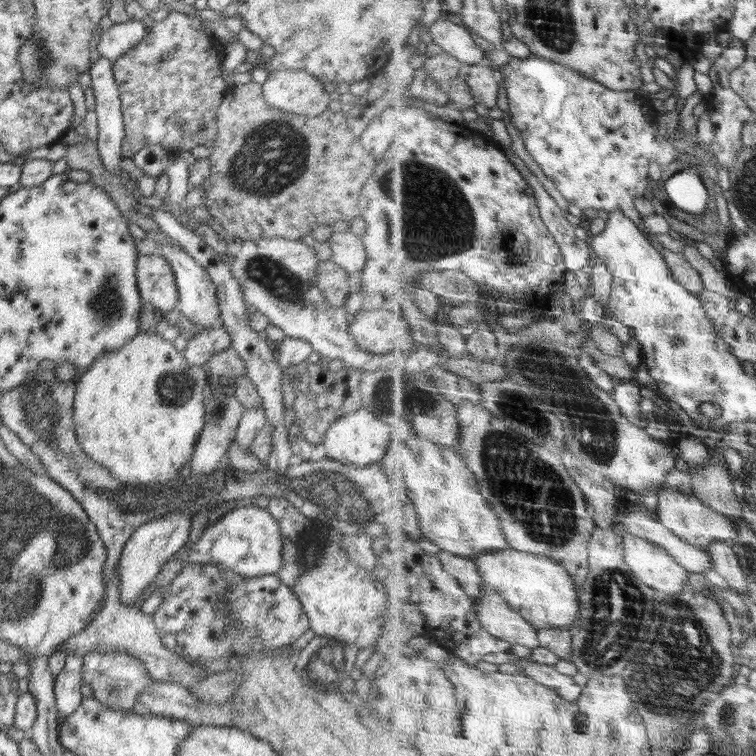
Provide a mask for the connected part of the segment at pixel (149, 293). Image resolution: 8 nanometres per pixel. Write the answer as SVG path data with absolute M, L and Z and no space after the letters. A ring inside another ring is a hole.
M138 255L136 282L143 303L148 302L160 315L176 309L178 287L171 264L162 255Z

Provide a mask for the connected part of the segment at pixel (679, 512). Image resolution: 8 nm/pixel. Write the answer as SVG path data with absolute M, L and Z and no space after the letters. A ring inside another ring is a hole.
M668 487L661 490L659 496L658 520L670 528L672 532L694 544L694 546L708 550L714 541L732 543L734 539L739 537L738 525L736 525L734 518L714 510L714 508L706 505L704 501L694 496L694 494L689 496L682 494L682 492L674 492Z

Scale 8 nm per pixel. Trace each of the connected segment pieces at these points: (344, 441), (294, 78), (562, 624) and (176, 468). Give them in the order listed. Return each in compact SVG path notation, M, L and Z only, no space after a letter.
M363 406L358 410L348 412L337 418L327 429L323 438L323 456L332 458L342 464L354 466L366 466L378 463L382 460L390 443L404 442L410 436L414 436L411 425L396 425L389 420L380 420L373 412Z
M300 70L269 71L268 79L261 86L261 90L265 101L270 106L292 112L298 116L309 116L310 118L318 116L329 110L330 104L333 103L329 88L308 72Z
M510 548L502 552L484 554L474 560L485 582L538 630L556 628L575 634L584 626L580 614L582 612L580 590L570 576L569 570L554 558Z
M141 331L121 349L98 355L75 383L73 421L82 450L102 465L118 482L136 486L160 486L188 467L190 455L201 435L203 400L210 381L204 367L189 365L182 352L161 334Z

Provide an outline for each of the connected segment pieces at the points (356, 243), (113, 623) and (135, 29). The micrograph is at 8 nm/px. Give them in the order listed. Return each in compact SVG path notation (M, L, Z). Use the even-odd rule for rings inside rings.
M331 232L328 239L332 249L331 261L345 268L348 273L361 274L367 254L359 235L354 232Z
M116 564L114 568L115 575L107 584L105 603L99 614L81 632L61 644L55 652L61 650L66 652L67 655L77 654L83 658L92 653L127 652L143 662L145 671L154 680L180 683L187 688L187 686L205 679L208 676L208 671L203 668L203 665L183 659L164 646L162 637L158 634L158 630L154 628L154 620L150 615L144 614L136 607L133 608L120 602L119 576L117 576L117 570L120 567Z
M129 20L123 24L114 24L99 33L94 45L95 57L106 57L115 61L138 46L150 32L141 21Z

